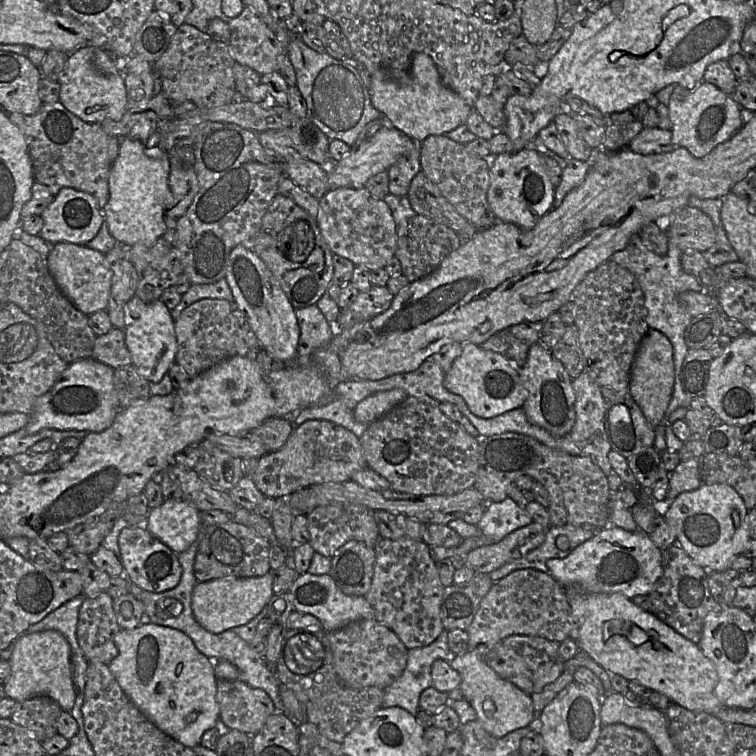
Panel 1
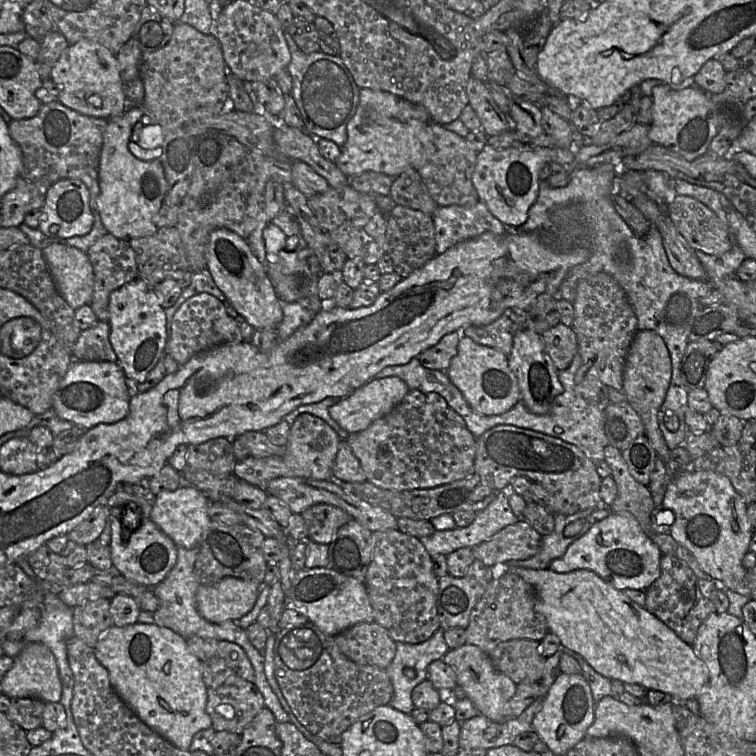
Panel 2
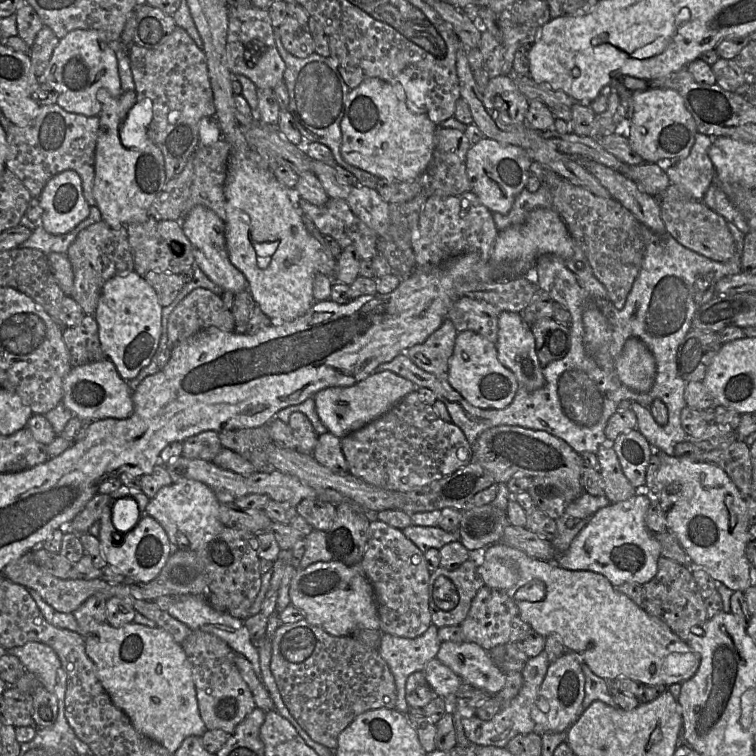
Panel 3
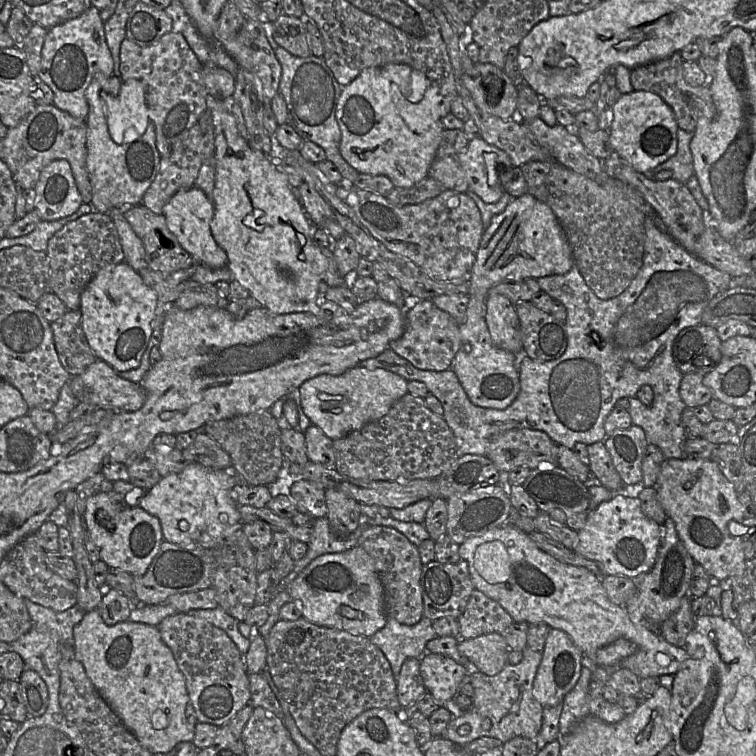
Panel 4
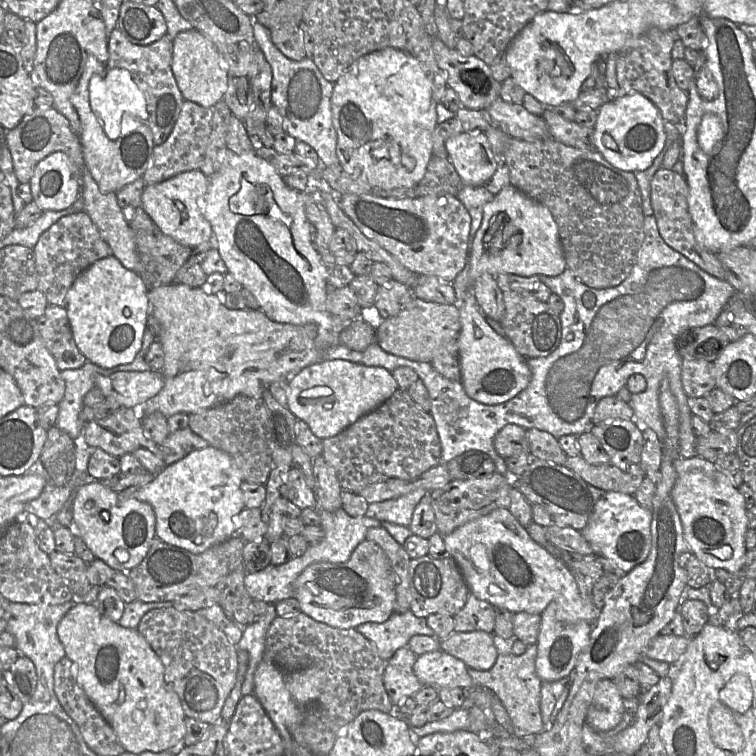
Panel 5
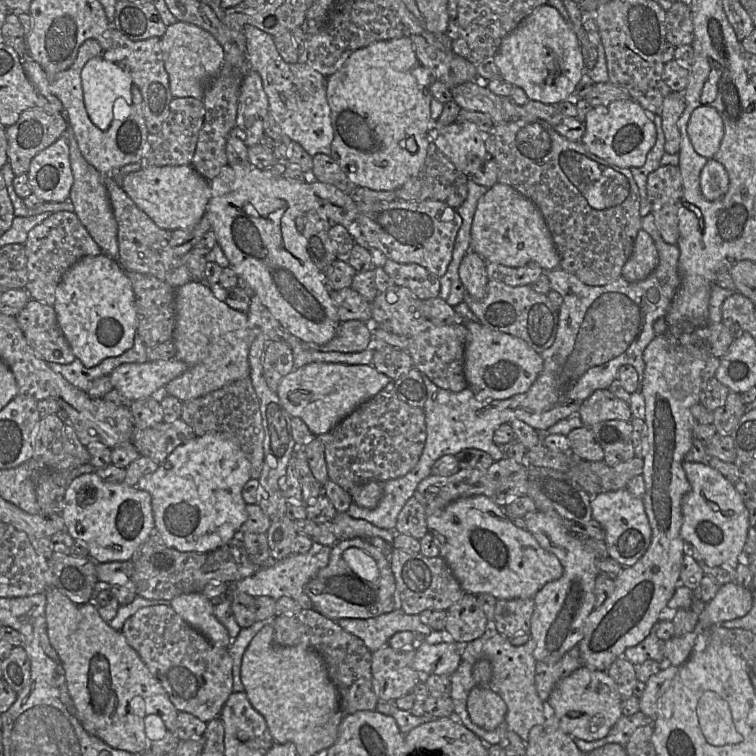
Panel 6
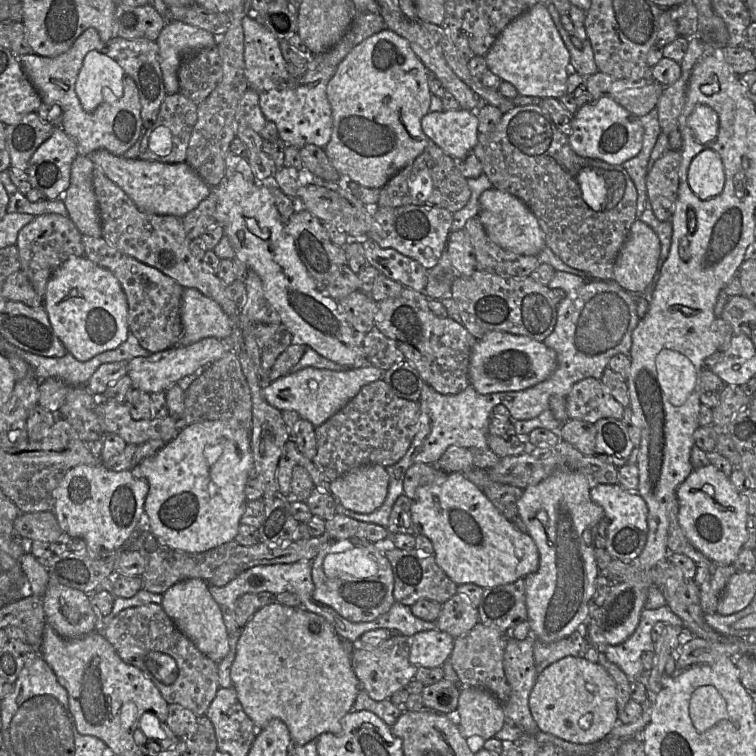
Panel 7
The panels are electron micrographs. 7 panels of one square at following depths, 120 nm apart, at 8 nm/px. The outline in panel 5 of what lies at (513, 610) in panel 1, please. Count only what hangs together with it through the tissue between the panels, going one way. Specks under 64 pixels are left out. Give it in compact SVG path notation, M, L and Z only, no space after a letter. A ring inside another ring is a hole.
M469 594L463 608L454 616L455 632L484 631L492 633L495 627L494 606Z

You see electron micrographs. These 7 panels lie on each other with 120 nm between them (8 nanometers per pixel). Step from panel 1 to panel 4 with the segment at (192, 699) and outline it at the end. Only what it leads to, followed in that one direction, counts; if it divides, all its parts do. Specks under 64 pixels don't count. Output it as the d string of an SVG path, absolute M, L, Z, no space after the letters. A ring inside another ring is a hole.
M98 609L86 612L80 623L73 629L75 656L85 669L85 672L99 694L110 706L110 708L121 719L125 727L137 738L140 744L149 750L152 754L166 753L172 750L178 743L189 741L192 742L195 735L195 726L198 722L189 695L186 688L185 677L179 669L171 649L163 642L157 626L151 626L143 623L132 622L130 620L119 622L115 625L107 625Z

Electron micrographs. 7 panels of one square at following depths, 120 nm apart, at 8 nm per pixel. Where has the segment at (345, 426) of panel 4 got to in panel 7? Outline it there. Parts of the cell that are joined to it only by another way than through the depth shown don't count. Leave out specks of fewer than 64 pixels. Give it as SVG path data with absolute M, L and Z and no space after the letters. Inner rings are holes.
M371 365L345 371L306 367L264 384L262 394L271 406L280 411L296 411L300 418L309 421L314 427L318 427L340 411L364 385L381 380L384 372L384 370Z

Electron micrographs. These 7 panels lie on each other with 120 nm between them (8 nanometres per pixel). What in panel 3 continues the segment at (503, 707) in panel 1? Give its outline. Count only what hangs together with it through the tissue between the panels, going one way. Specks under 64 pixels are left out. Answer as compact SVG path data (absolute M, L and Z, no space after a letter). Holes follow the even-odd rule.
M466 640L462 642L442 641L437 653L437 659L460 676L462 681L490 695L499 693L505 686L505 672L496 666L489 652L473 642Z

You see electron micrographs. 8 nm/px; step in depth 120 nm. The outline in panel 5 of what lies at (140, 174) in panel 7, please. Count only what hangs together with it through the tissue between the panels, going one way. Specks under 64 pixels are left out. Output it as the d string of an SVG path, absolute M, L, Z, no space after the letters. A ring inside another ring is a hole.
M200 170L182 172L165 181L146 185L141 194L141 207L161 232L177 242L191 249L205 242L214 244L212 227L198 204L208 185L209 178Z

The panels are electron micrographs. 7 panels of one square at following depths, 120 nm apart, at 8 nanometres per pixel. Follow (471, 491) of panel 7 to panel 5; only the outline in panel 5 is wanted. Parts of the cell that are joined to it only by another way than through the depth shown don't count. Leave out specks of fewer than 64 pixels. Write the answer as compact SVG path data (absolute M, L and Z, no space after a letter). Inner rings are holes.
M507 508L493 510L485 516L467 522L443 536L443 542L450 557L457 563L470 594L494 607L504 608L511 613L527 612L540 615L554 602L555 617L563 623L586 621L594 624L599 617L600 610L593 604L589 595L582 595L572 570L537 544Z

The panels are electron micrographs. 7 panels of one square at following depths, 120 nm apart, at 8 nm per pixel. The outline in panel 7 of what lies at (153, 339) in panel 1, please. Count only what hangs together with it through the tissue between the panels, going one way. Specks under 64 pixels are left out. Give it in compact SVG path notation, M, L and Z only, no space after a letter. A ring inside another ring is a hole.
M70 256L54 270L42 306L67 353L80 362L117 348L128 337L127 301L118 280L109 270L84 256Z

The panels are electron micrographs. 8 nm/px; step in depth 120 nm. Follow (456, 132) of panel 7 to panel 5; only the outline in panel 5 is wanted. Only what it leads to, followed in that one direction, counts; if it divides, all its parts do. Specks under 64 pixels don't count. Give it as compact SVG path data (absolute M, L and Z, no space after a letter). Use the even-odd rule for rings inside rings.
M462 132L448 138L445 146L463 185L484 186L498 167L498 158L484 132Z

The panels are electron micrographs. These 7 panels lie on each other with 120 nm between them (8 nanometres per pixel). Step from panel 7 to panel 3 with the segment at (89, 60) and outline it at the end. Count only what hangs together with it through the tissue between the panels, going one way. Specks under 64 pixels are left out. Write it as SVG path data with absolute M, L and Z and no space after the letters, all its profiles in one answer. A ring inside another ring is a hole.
M148 98L137 100L119 130L119 138L123 147L136 148L149 142L149 126L152 119L151 100Z

